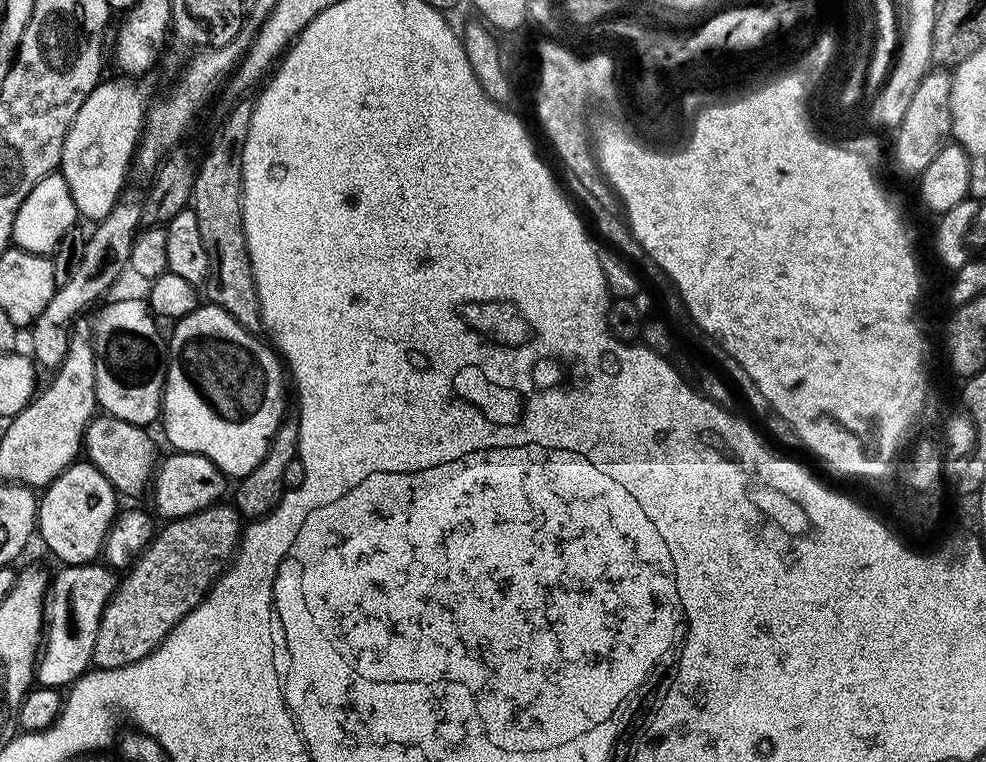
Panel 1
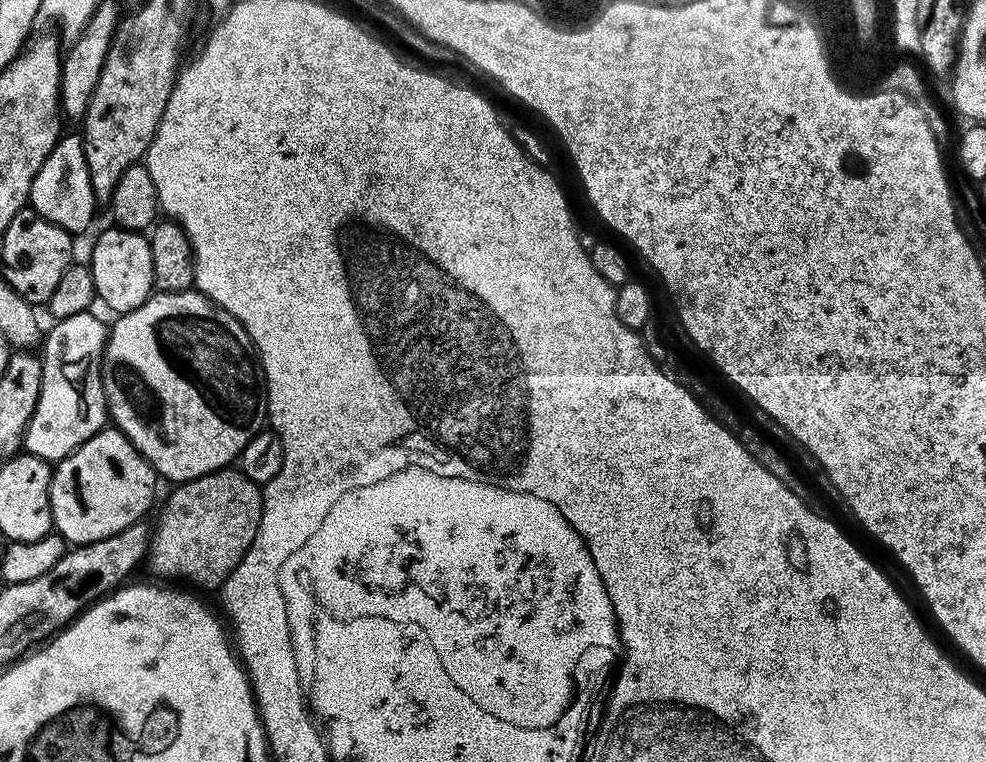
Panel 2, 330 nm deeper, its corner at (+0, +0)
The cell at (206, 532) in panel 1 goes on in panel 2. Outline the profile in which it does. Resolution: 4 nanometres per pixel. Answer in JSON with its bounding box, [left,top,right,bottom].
[146,466,264,589]

